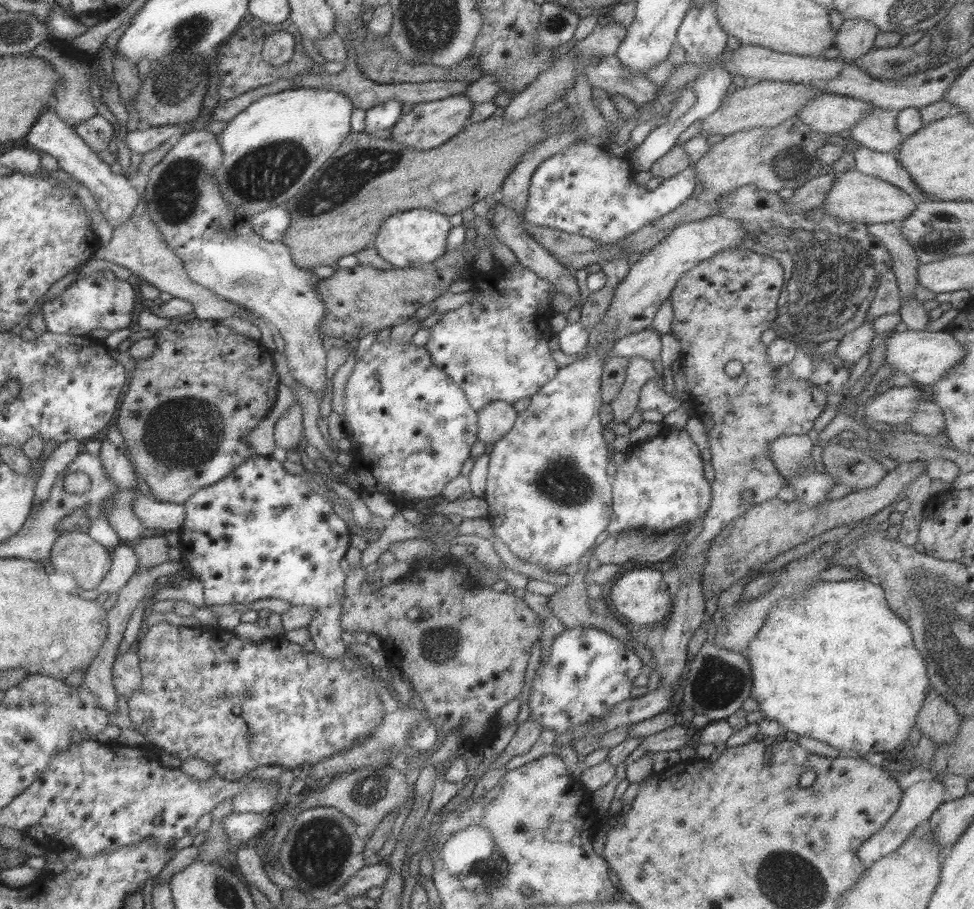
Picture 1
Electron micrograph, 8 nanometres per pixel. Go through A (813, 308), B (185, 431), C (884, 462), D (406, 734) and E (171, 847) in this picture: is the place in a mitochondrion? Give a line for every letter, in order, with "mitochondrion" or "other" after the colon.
A: mitochondrion
B: mitochondrion
C: other
D: other
E: other

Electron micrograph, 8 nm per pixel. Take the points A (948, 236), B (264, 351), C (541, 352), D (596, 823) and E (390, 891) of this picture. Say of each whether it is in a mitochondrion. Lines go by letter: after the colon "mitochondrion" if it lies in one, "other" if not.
A: mitochondrion
B: other
C: other
D: other
E: other

